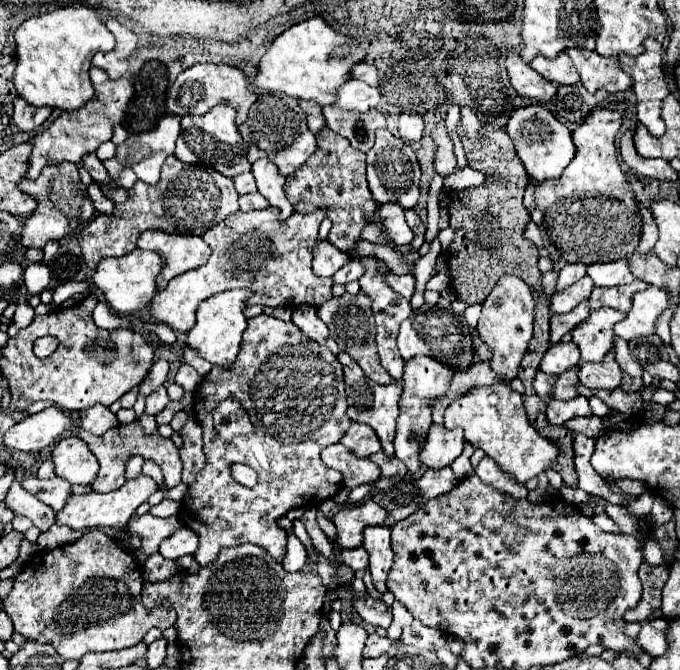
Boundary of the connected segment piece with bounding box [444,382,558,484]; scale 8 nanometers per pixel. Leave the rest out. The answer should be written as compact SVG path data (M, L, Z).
M494 382L492 386L476 386L454 400L446 408L444 426L460 426L464 430L464 438L472 446L482 448L484 454L496 460L504 472L512 474L518 484L526 484L530 478L552 468L552 462L558 456L556 444L542 438L528 422L522 396L502 382Z

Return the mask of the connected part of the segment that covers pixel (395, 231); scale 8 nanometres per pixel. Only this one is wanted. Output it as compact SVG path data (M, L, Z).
M386 202L378 210L378 220L384 226L386 236L396 246L408 246L414 238L414 232L408 228L404 220L404 208L398 202Z

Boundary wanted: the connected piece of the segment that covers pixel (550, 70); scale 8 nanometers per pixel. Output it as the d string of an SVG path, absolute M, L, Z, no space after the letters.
M560 52L554 60L538 56L530 62L530 68L556 84L576 84L580 80L580 74L576 74L576 68L566 52Z

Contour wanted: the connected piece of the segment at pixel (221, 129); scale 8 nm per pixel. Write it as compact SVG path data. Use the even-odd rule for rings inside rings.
M220 104L214 106L210 112L206 112L204 116L184 116L180 120L182 130L180 130L180 138L176 142L176 150L174 156L180 162L188 162L188 164L198 164L198 166L210 166L216 172L224 174L224 176L238 176L242 172L250 170L250 162L246 160L246 144L240 138L238 126L234 124L234 114L236 110L232 110L232 106L228 104Z

